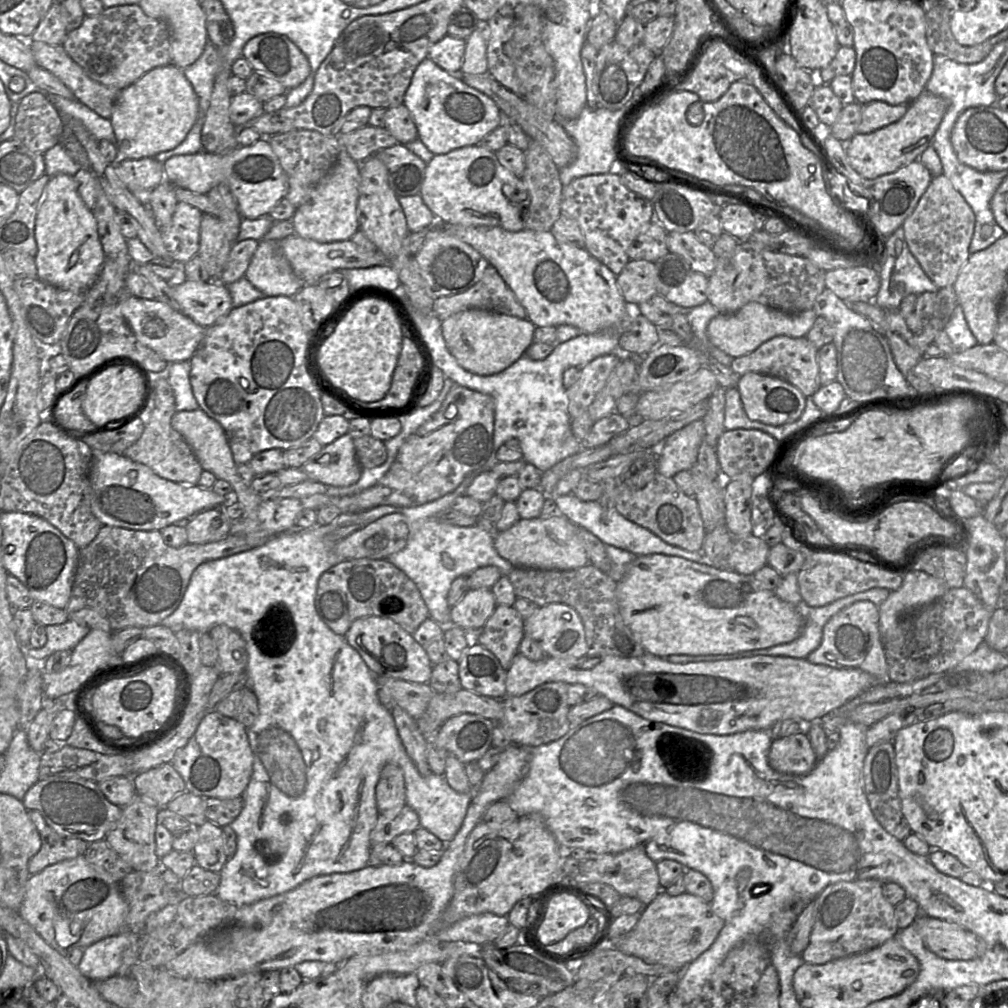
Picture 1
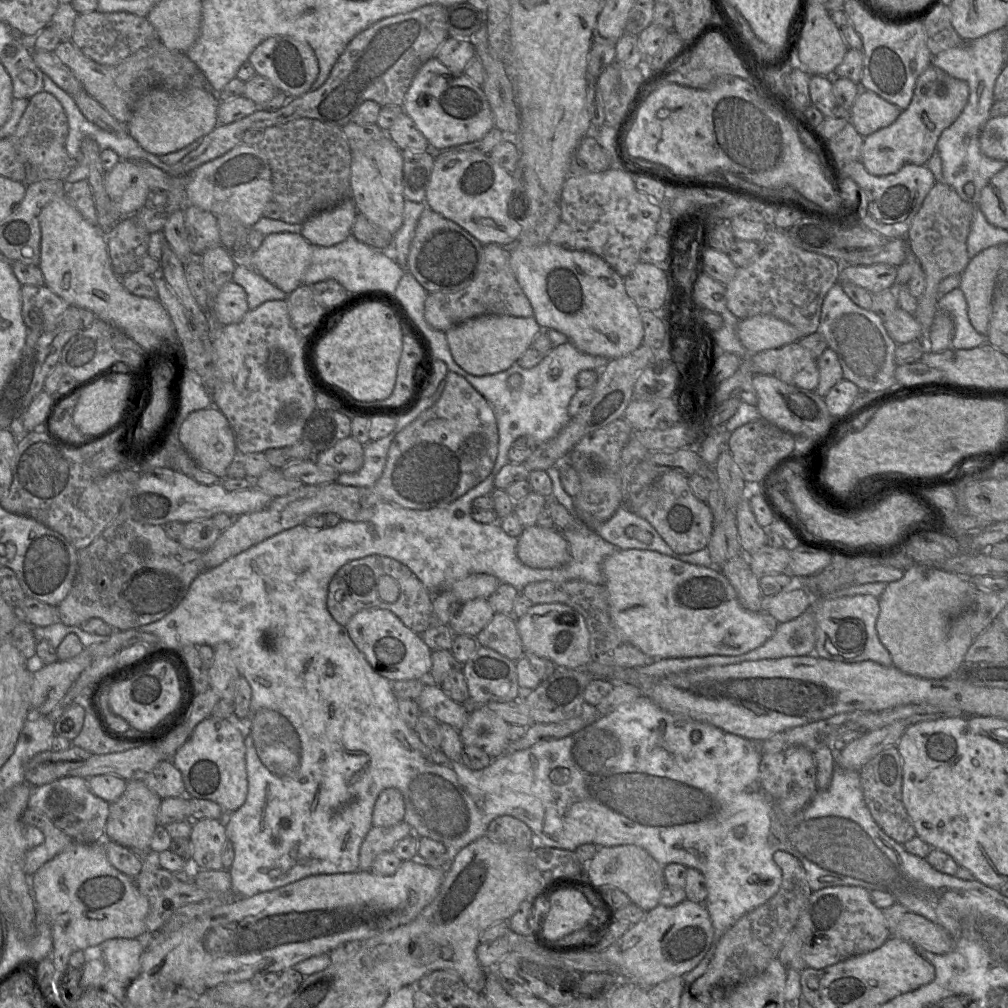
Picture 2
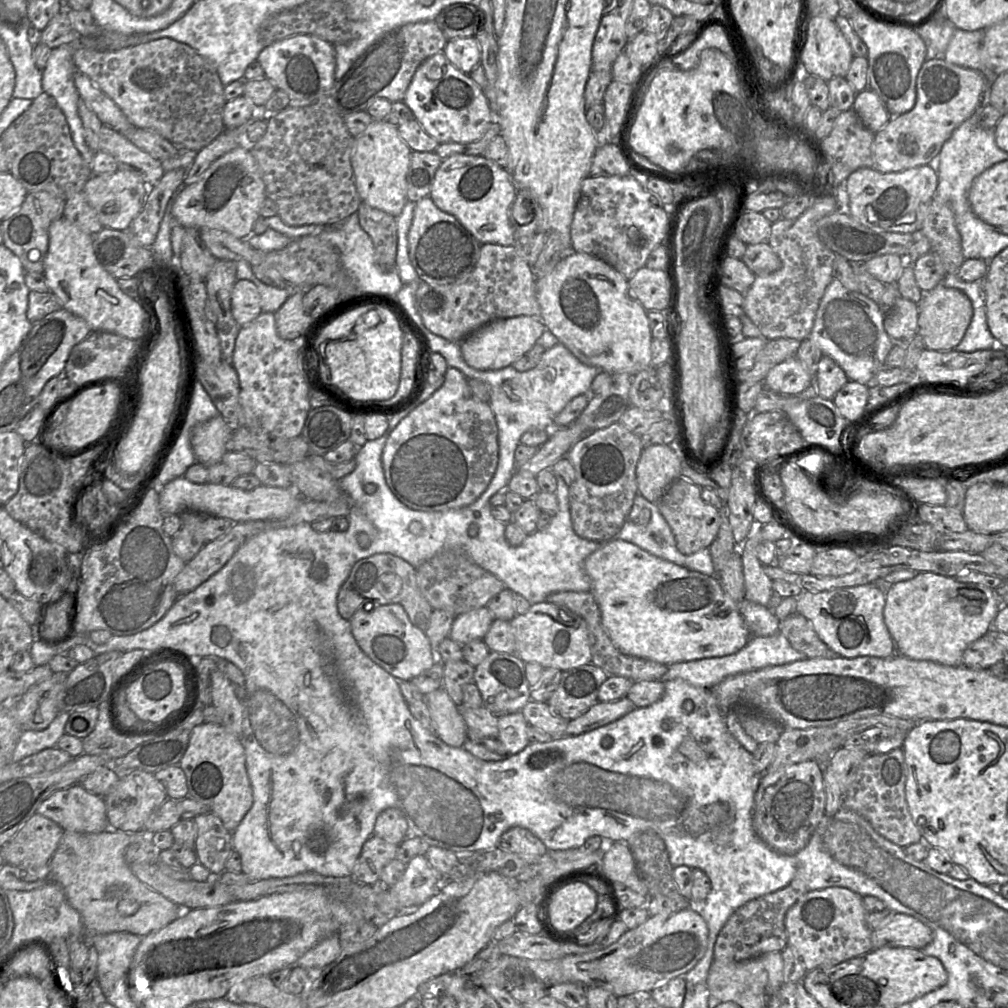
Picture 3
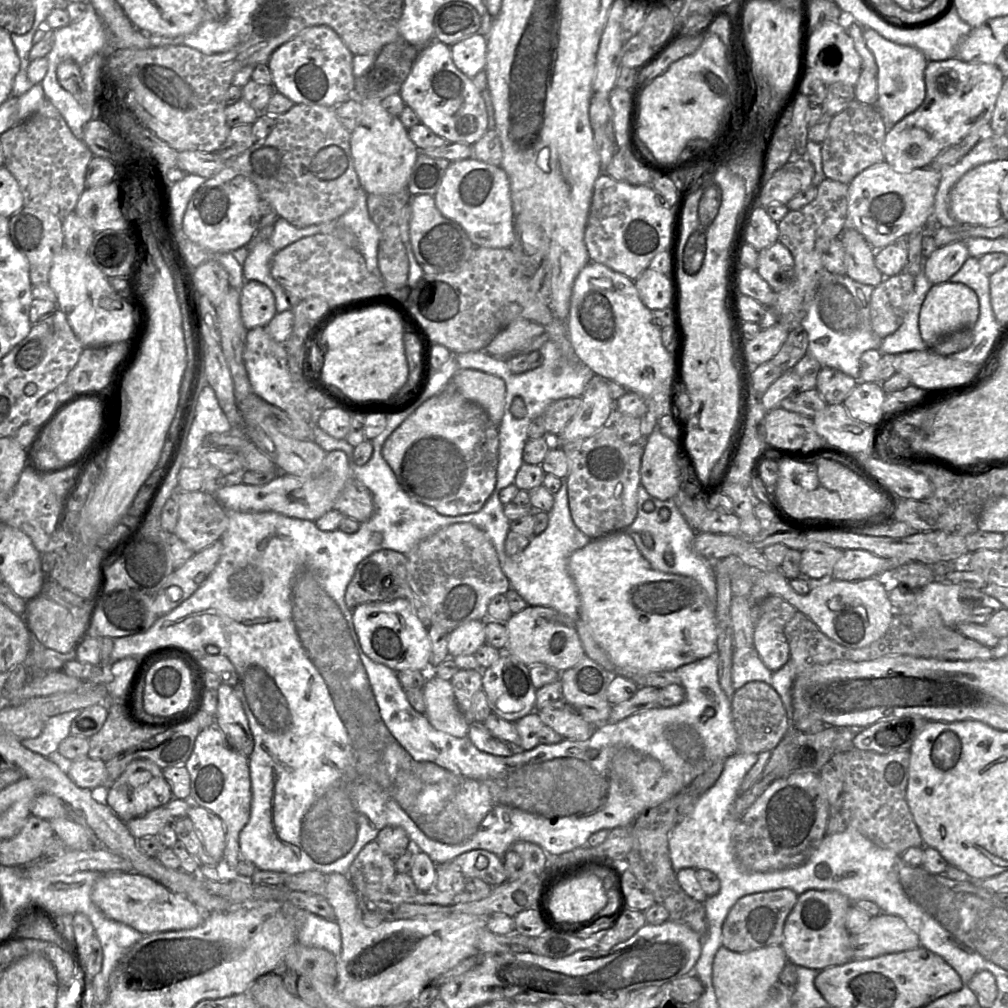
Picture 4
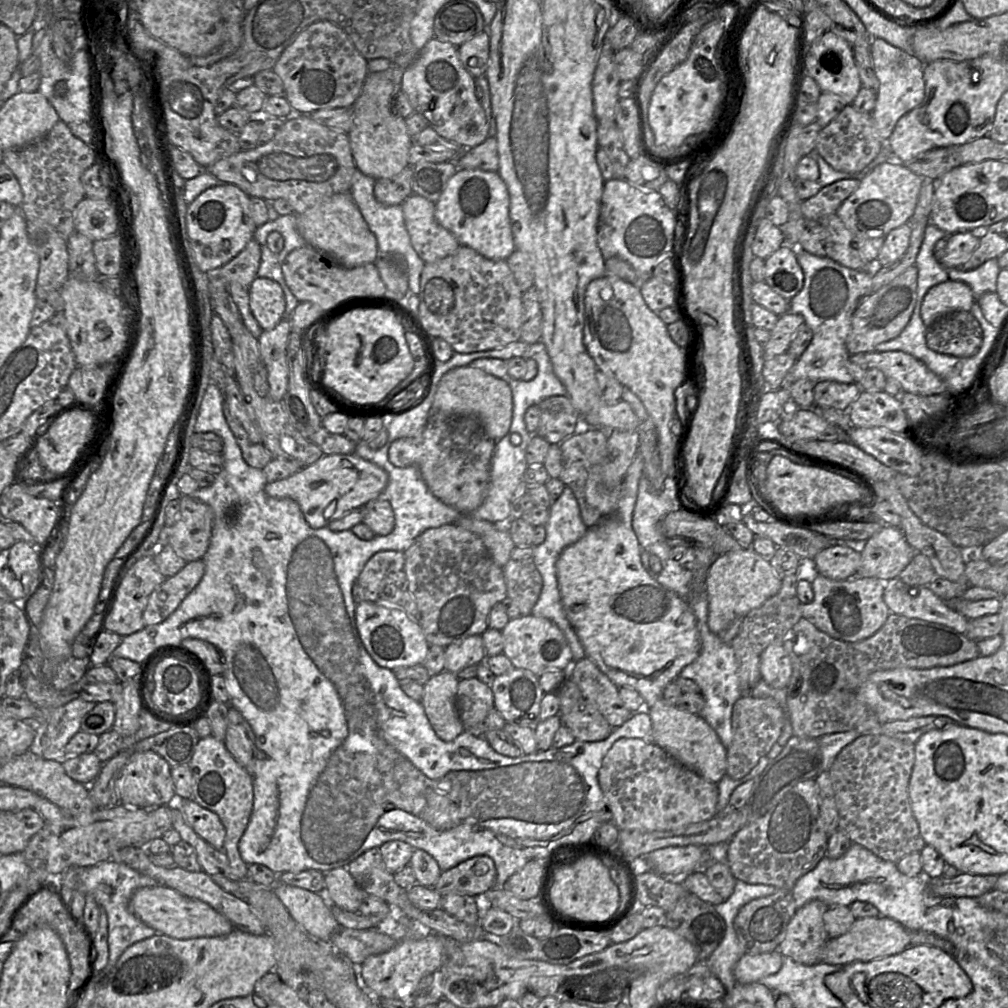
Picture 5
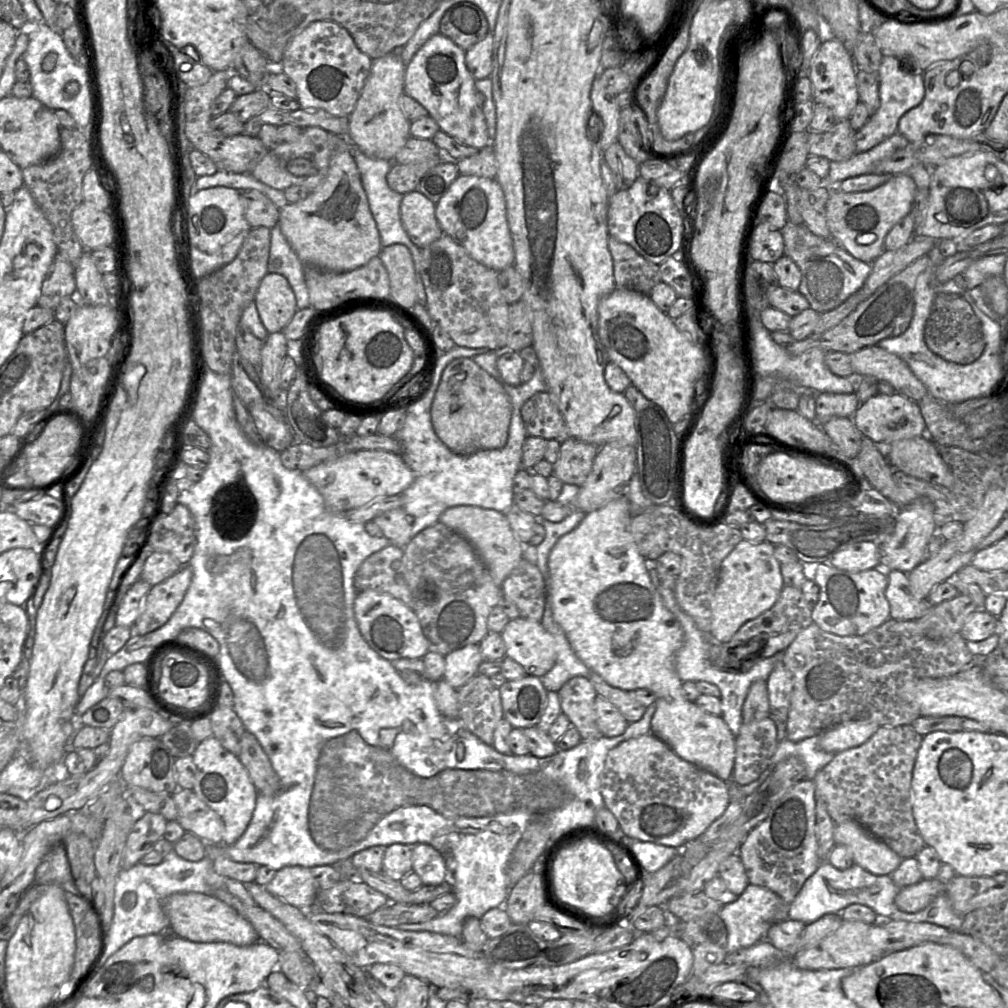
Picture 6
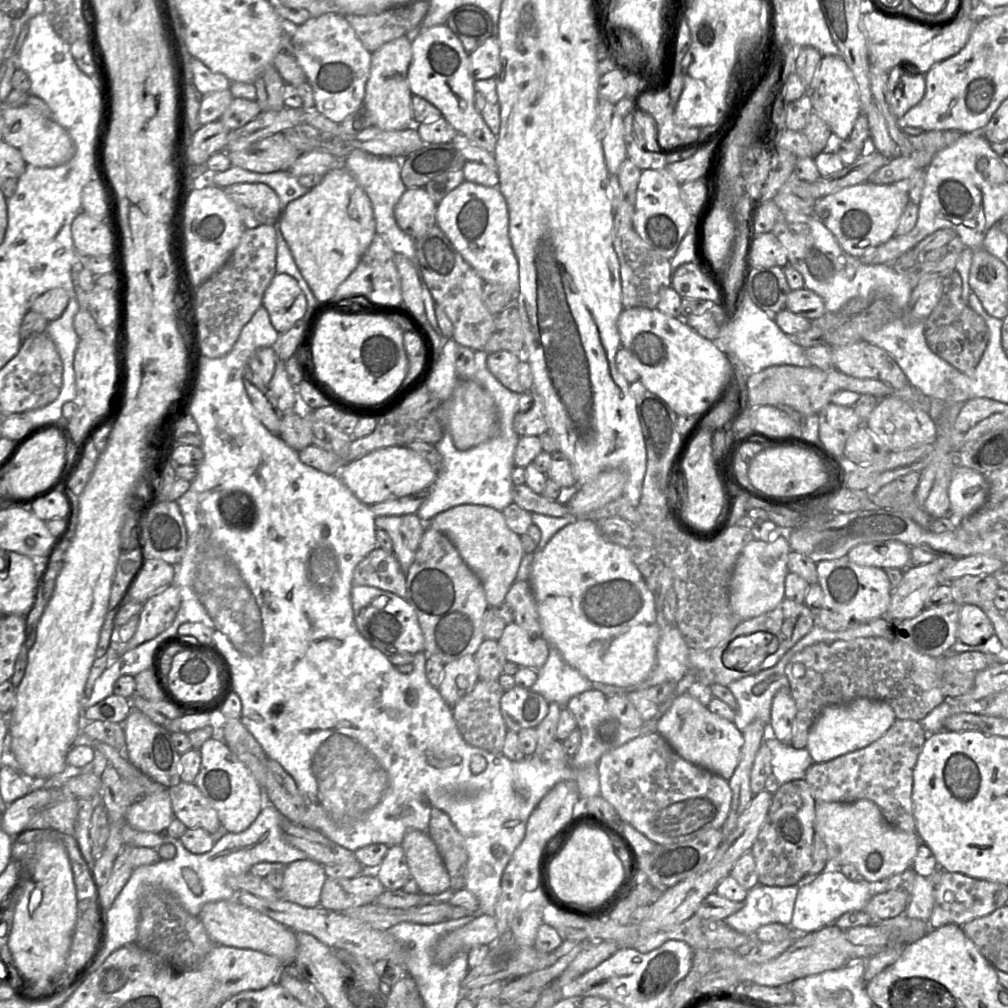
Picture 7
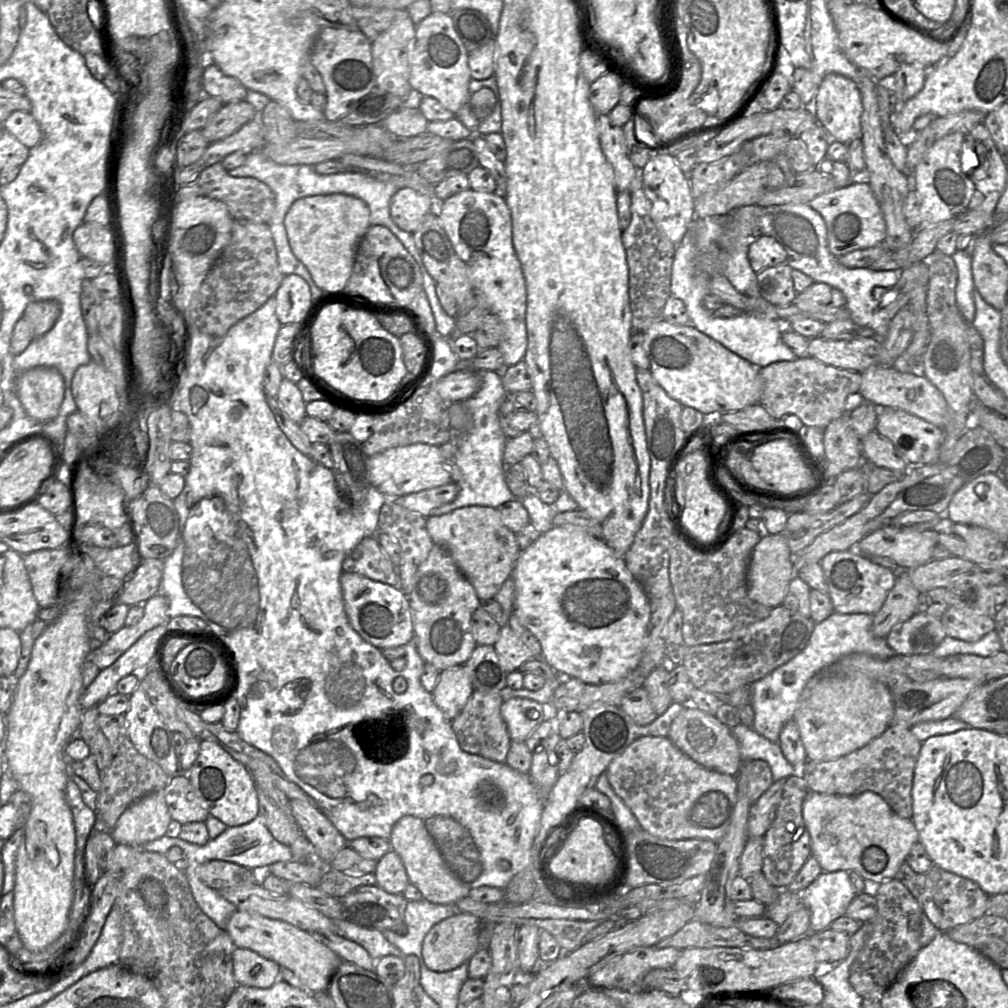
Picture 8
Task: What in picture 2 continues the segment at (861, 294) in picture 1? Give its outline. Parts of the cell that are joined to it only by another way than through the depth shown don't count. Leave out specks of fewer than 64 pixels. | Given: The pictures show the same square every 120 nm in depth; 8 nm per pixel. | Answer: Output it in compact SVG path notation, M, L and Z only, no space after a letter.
M889 264L842 265L838 282L851 282L874 294L891 288L896 276L897 267Z

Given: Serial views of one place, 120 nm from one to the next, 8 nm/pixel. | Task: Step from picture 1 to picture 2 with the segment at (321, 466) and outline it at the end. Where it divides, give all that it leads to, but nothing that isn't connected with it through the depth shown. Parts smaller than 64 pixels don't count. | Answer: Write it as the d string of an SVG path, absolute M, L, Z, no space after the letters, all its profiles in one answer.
M348 436L334 446L314 455L318 465L326 465L340 473L357 472L363 465L363 445L354 437Z

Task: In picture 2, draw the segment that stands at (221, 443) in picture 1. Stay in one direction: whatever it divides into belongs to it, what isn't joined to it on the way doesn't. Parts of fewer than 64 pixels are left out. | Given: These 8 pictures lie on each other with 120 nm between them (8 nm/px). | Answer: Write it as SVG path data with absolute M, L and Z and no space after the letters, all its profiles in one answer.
M211 405L191 412L179 425L177 435L182 447L190 454L196 465L220 479L226 478L229 465L239 453L232 428L225 415L217 407Z

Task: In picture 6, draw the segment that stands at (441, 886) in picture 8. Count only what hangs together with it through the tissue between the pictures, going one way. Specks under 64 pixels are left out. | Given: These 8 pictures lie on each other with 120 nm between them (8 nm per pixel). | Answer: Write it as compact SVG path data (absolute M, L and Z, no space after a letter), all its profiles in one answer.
M419 843L412 846L412 871L419 876L423 885L439 885L448 880L444 856L429 844Z

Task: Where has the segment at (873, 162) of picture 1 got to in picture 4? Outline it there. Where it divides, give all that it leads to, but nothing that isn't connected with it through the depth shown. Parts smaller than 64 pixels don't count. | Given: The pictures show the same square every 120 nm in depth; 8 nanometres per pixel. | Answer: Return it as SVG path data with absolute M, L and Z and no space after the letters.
M958 58L928 61L923 103L893 126L884 144L884 161L897 172L929 167L946 148L958 143L973 128L989 128L1005 77L992 64L970 64Z

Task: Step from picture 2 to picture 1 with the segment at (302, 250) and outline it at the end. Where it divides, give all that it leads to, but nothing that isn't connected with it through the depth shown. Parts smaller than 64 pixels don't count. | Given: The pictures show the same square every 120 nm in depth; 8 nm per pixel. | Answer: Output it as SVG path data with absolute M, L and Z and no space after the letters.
M260 240L244 277L266 296L293 297L304 285L280 247L279 240Z

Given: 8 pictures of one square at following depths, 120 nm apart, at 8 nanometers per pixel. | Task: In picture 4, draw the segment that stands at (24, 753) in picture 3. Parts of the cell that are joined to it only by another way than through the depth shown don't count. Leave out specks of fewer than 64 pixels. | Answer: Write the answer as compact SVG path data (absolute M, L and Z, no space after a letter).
M71 710L46 719L42 733L33 739L22 740L29 750L48 757L58 751L60 743L71 734L71 723L81 710Z

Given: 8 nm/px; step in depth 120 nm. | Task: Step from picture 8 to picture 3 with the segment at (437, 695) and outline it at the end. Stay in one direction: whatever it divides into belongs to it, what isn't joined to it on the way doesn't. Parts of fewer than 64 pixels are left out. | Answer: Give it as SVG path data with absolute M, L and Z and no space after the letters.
M487 606L465 612L455 617L449 637L461 646L473 640L483 640L493 621L494 618Z

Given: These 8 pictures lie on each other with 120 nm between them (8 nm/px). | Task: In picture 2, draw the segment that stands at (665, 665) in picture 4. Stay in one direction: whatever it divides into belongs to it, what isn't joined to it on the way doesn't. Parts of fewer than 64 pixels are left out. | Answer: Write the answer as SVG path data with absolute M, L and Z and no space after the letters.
M628 549L608 556L602 570L610 614L616 627L625 639L654 659L739 656L762 646L779 624L766 612L745 610L718 568L689 564L655 551Z

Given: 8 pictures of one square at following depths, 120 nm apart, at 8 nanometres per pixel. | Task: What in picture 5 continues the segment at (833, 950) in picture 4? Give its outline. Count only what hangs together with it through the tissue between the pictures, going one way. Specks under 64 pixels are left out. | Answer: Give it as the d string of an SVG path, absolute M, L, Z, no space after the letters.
M812 900L798 908L778 946L780 953L804 965L822 962L822 949L829 939L823 916L829 908L820 900Z

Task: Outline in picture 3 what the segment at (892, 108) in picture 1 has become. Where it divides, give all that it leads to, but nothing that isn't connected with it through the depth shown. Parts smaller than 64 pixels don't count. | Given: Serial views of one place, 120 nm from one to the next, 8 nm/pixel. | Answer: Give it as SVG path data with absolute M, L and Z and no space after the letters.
M871 89L856 94L852 109L872 133L880 131L893 117L884 101Z

